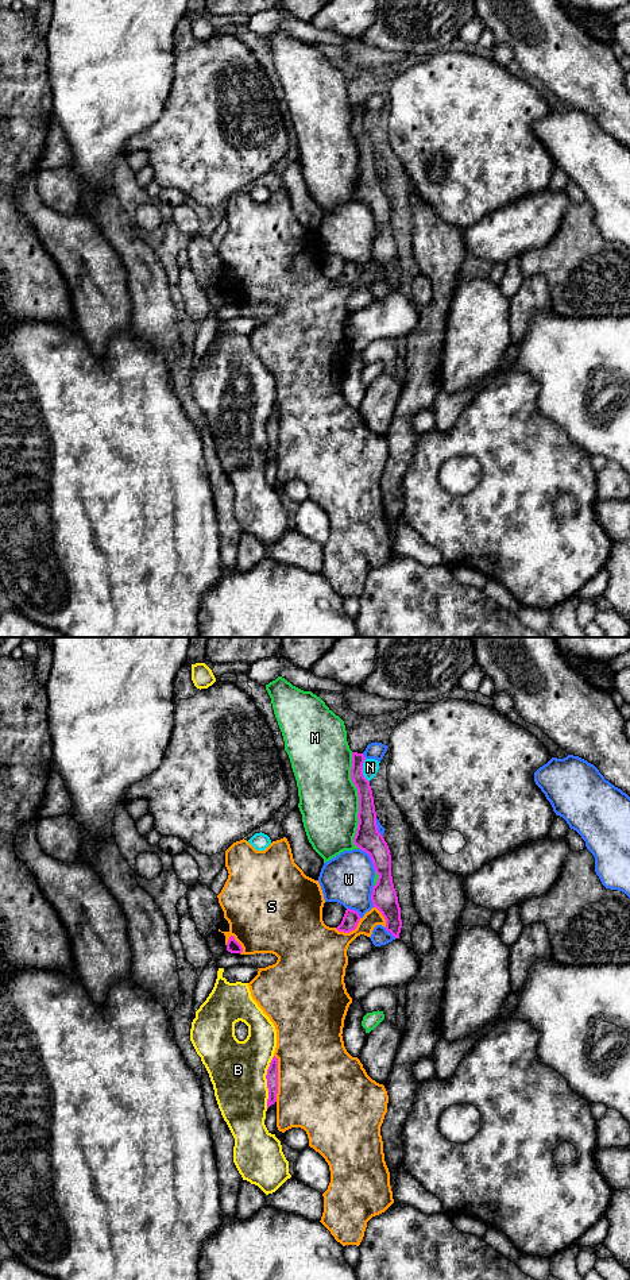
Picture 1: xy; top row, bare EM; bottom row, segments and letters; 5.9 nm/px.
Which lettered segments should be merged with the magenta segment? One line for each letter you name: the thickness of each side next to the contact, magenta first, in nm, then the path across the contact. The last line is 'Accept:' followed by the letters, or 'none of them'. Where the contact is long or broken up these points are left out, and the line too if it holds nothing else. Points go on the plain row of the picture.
Accept: none of them

